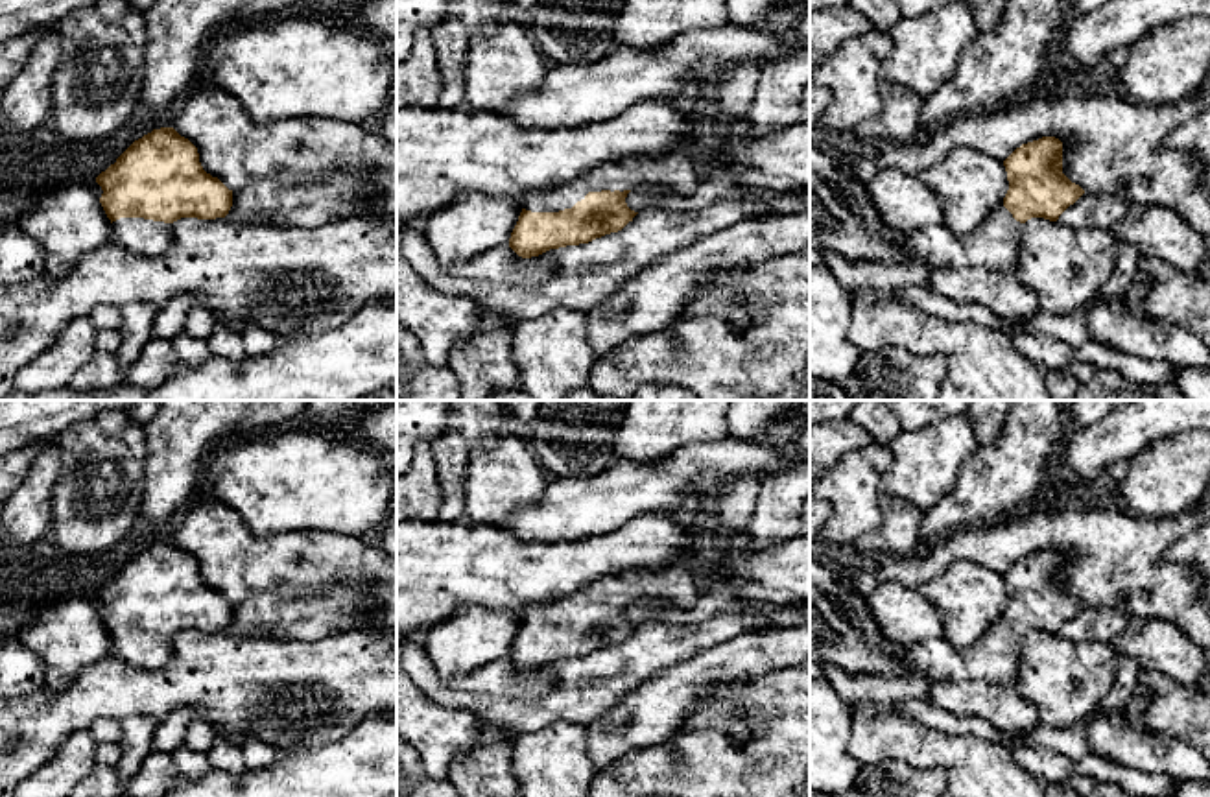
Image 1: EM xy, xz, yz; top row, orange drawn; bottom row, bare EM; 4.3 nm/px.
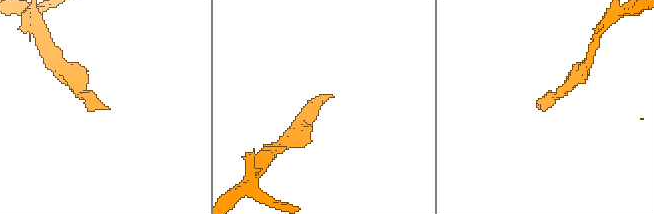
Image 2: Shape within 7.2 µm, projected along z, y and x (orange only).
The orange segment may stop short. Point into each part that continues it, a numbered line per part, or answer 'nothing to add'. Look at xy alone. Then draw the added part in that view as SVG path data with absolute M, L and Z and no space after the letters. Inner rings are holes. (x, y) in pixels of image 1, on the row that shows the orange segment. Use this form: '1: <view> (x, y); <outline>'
1: xy (146, 237); M120 218L113 221L113 242L127 251L157 255L168 249L170 223L144 218Z

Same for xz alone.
1: xz (679, 170); M686 146L677 148L666 159L623 157L622 161L596 166L572 183L559 184L548 192L524 197L524 208L531 212L559 212L572 208L588 192L631 190L638 184L670 186L679 192L694 192L697 186L699 164Z

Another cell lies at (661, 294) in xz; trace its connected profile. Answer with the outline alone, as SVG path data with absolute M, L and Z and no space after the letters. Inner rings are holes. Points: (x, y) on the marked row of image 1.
M810 208L799 214L747 218L647 266L587 312L594 358L616 345L679 321L695 293L719 271L747 269L795 255L810 244Z

